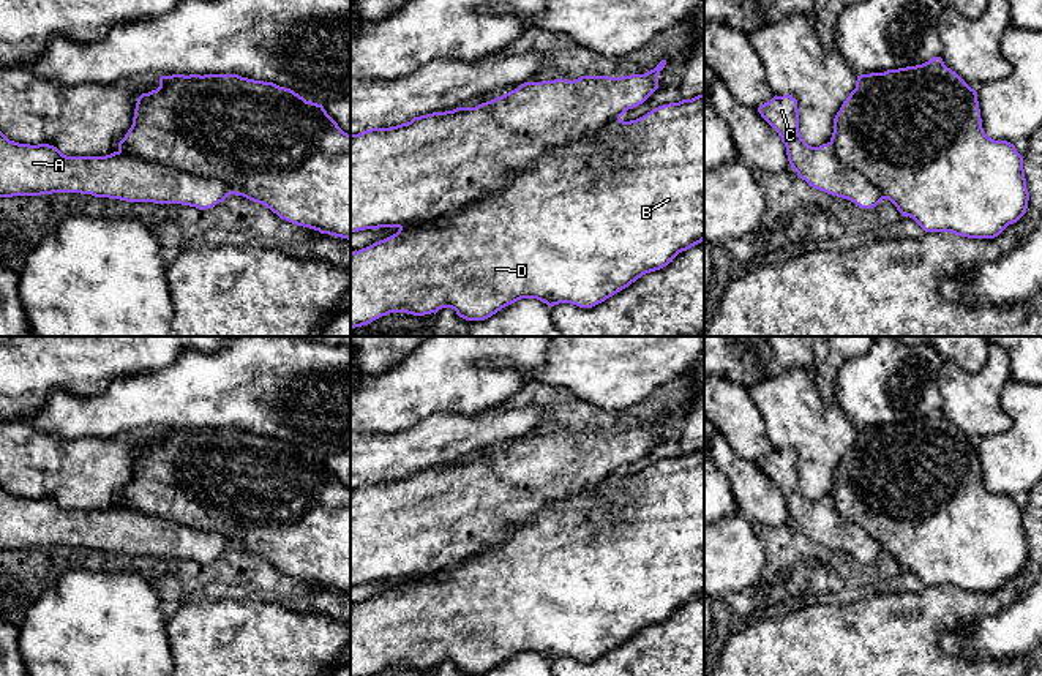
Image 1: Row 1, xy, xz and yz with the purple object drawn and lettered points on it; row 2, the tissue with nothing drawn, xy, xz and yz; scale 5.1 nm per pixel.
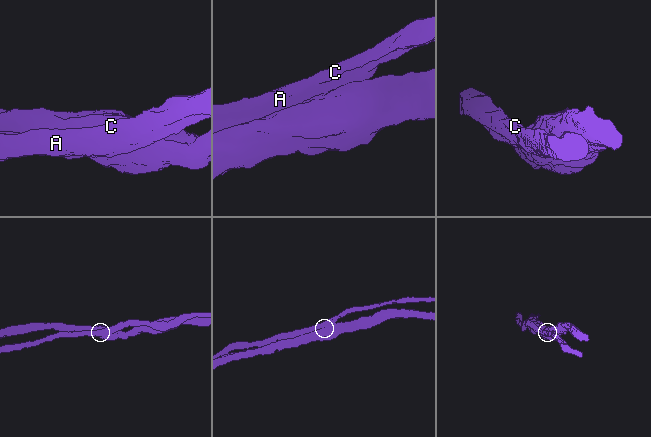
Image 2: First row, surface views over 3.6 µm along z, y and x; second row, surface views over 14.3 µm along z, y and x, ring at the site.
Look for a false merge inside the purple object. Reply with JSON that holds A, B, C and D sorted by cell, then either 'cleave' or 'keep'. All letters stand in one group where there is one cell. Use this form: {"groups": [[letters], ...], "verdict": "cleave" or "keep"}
{"groups": [["A", "C"], ["B", "D"]], "verdict": "cleave"}

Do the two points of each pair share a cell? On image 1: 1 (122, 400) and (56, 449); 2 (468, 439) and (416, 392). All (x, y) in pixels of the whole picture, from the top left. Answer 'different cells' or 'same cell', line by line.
1: different cells
2: different cells

